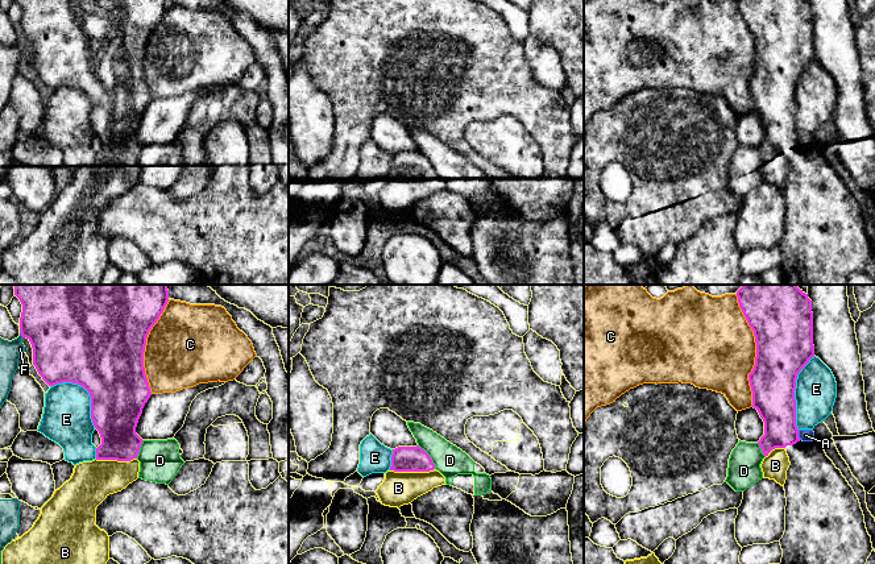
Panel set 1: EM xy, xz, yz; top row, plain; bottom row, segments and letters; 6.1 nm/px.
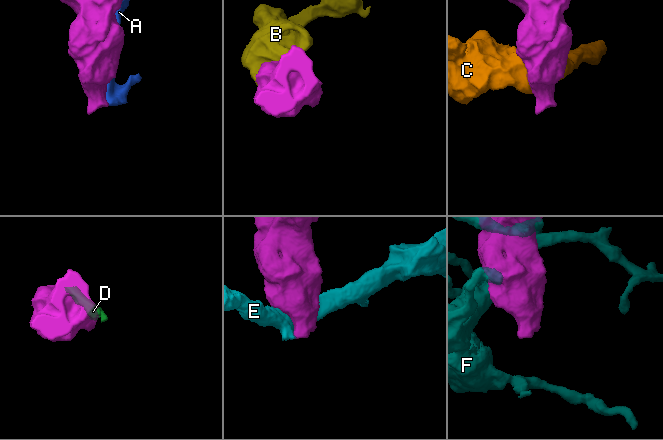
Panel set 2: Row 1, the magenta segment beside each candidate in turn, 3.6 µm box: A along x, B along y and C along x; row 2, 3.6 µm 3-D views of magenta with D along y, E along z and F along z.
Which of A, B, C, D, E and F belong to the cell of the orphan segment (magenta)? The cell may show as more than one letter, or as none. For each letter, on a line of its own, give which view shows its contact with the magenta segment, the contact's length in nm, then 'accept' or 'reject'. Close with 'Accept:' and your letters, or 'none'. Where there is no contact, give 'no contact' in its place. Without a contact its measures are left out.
A: meets magenta in yz; contact 70 nm long; reject
B: meets magenta in xz; contact 280 nm long; accept
C: meets magenta in yz; contact 700 nm long; reject
D: meets magenta in xz; contact 180 nm long; reject
E: meets magenta in yz; contact 460 nm long; reject
F: meets magenta in xy; contact 40 nm long; reject
Accept: B

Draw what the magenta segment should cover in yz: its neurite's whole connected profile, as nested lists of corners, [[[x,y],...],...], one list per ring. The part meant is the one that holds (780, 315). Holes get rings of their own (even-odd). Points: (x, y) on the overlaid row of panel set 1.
[[[743,285],[737,296],[756,343],[755,365],[748,381],[751,407],[758,410],[764,422],[764,435],[758,441],[766,456],[760,468],[763,478],[775,480],[784,486],[791,465],[785,447],[800,441],[796,426],[796,380],[814,357],[812,300],[796,285]]]

